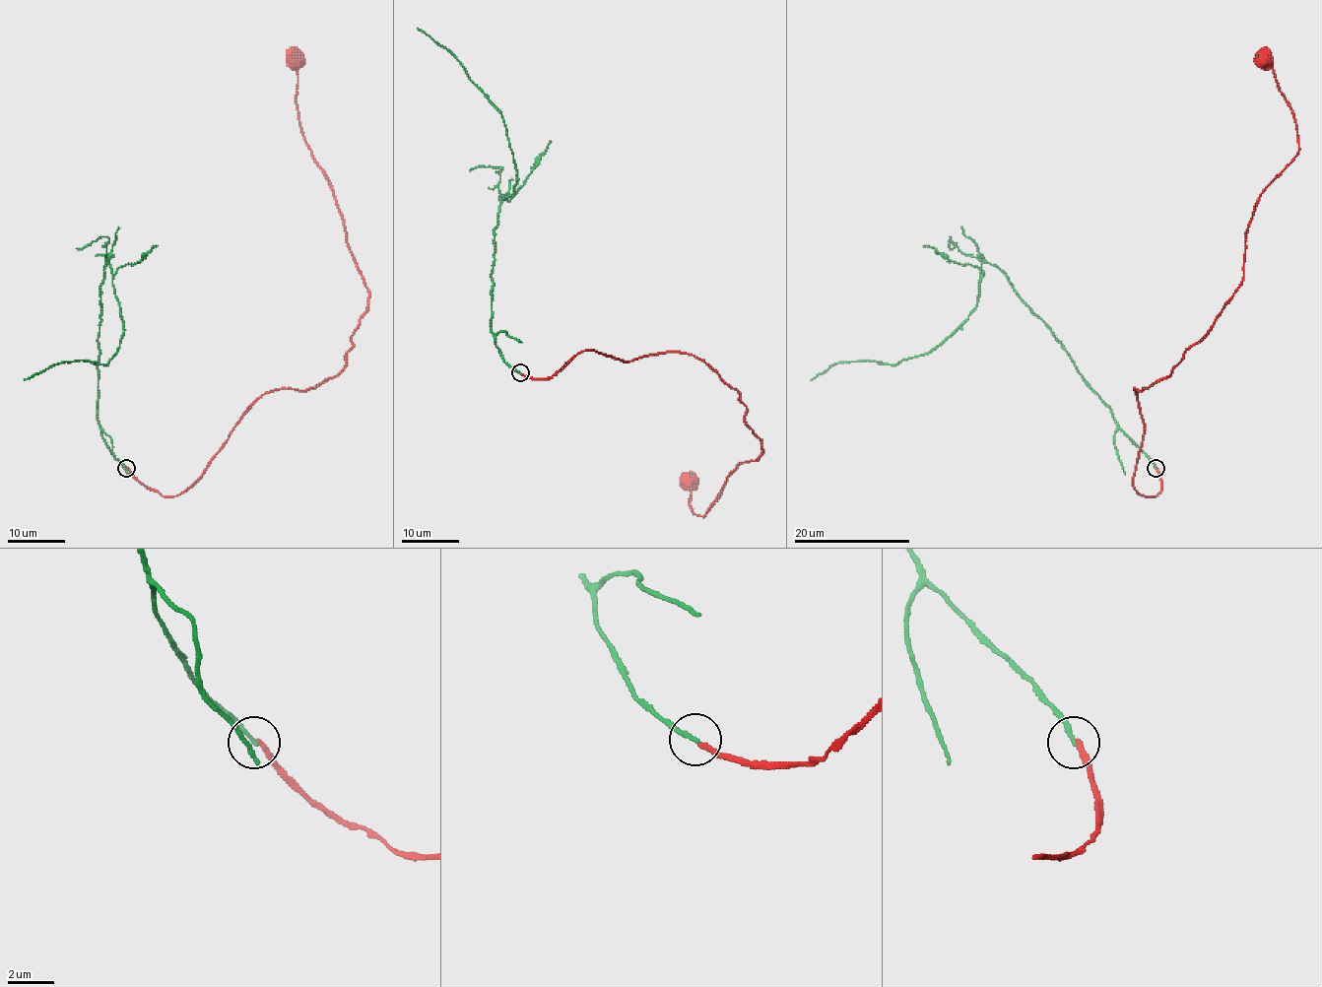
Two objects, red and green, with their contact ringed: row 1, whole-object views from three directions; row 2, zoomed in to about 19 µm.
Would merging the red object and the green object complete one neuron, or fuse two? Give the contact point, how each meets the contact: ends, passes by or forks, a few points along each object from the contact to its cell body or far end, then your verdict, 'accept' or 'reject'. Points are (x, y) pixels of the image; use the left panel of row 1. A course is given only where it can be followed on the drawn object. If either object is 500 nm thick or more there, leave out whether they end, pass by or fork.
at (126, 468); red ends there; green ends there; red runs (127, 469), (177, 495), (263, 394), (315, 389), (344, 367), (353, 347), (368, 289), (304, 139), (295, 57); green runs (127, 469), (98, 419), (106, 263), (124, 332), (115, 354), (106, 364), (61, 361), (24, 380); reject

